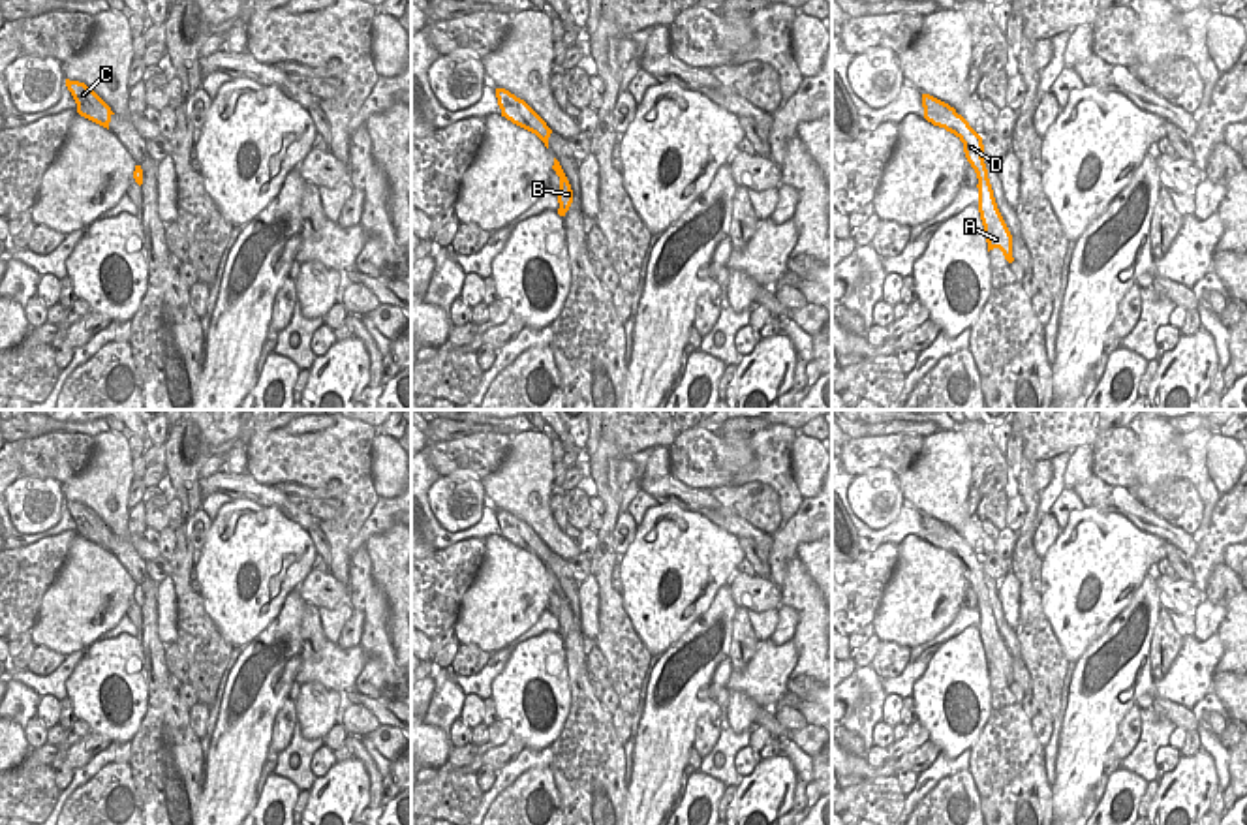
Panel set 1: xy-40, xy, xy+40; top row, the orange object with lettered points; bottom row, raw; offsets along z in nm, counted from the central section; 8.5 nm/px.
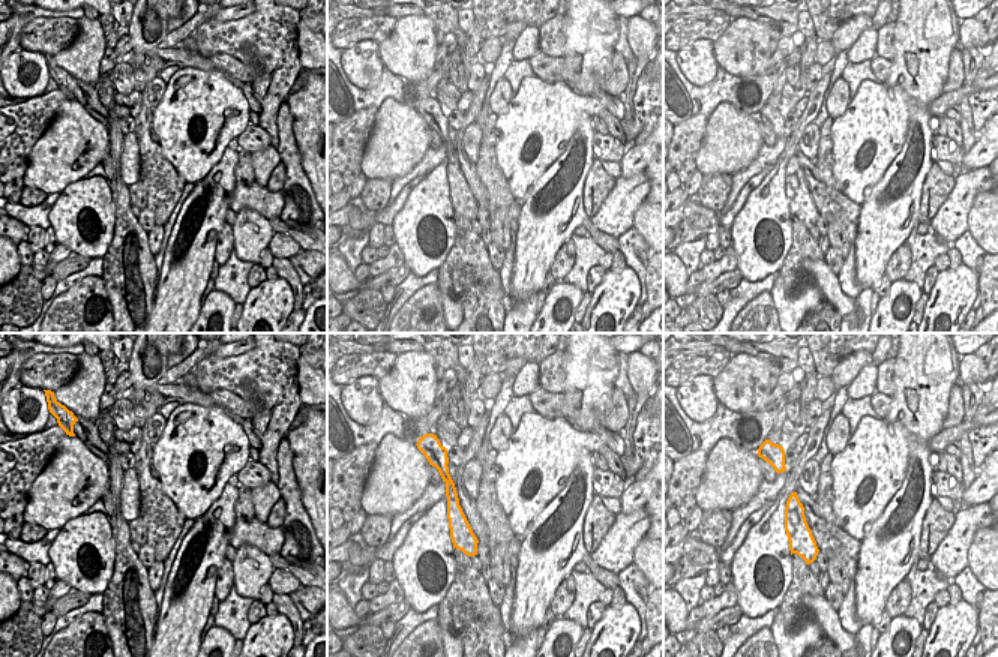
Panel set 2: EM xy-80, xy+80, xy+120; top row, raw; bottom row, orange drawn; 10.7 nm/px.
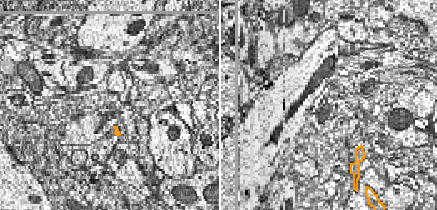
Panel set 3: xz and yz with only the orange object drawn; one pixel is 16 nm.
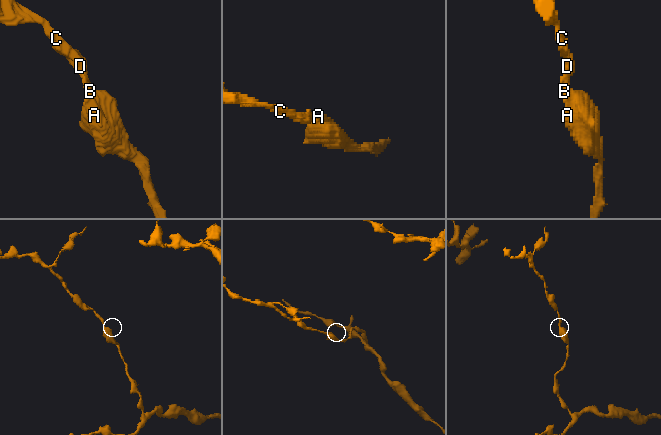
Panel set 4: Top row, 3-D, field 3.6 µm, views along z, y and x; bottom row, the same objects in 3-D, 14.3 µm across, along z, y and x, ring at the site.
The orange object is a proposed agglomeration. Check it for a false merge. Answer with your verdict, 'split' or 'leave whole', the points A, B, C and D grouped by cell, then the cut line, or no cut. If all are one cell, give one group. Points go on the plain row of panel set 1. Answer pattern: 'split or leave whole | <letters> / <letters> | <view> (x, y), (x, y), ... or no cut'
leave whole | A B C D | no cut

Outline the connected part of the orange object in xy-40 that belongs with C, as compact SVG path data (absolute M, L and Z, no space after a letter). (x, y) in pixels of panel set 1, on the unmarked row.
M66 500L66 507L77 524L77 534L109 551L115 534L96 513L85 504L69 500Z

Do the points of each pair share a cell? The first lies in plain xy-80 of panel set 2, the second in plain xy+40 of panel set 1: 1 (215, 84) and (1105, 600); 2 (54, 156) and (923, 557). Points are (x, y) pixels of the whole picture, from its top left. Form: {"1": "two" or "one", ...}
{"1": "one", "2": "one"}

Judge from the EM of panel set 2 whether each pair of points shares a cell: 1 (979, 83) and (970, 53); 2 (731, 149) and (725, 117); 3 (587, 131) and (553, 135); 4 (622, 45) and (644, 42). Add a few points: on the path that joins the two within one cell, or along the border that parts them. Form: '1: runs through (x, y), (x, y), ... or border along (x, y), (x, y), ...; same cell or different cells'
1: border along (982, 62), (974, 78), (964, 86); different cells
2: runs through (731, 141), (727, 125); same cell
3: border along (590, 116), (580, 122), (566, 149), (554, 161); different cells
4: border along (628, 18), (628, 45), (635, 57); different cells

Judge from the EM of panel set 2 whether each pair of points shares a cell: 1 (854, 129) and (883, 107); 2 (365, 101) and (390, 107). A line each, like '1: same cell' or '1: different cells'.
1: same cell
2: different cells

